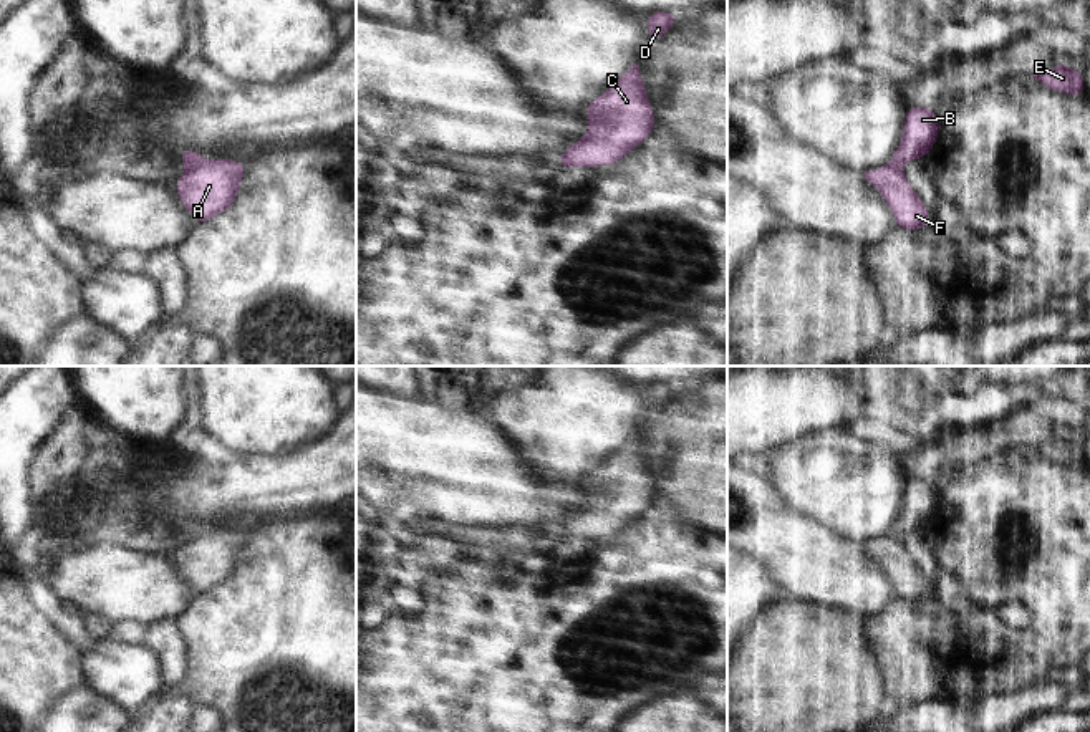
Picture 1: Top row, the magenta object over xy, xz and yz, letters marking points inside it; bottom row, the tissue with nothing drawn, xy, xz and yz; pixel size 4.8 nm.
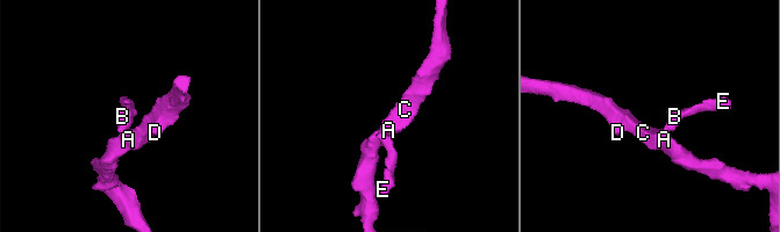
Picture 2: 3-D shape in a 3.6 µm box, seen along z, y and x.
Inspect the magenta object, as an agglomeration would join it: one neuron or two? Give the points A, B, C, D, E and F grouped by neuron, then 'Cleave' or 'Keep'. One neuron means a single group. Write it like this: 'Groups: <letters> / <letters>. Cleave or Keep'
Groups: A C D F / B E. Cleave.

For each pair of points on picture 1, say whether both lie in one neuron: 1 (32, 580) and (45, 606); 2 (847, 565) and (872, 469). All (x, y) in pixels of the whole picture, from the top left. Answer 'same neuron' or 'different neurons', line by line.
1: same neuron
2: different neurons

